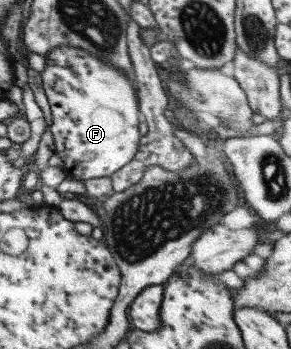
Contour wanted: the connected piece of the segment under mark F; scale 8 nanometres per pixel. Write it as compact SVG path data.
M60 46L46 57L46 67L42 70L42 87L47 95L54 138L55 154L63 161L63 169L70 176L84 181L90 178L108 177L123 169L136 155L139 148L138 128L139 97L136 84L116 66L90 57L90 52L74 46Z

